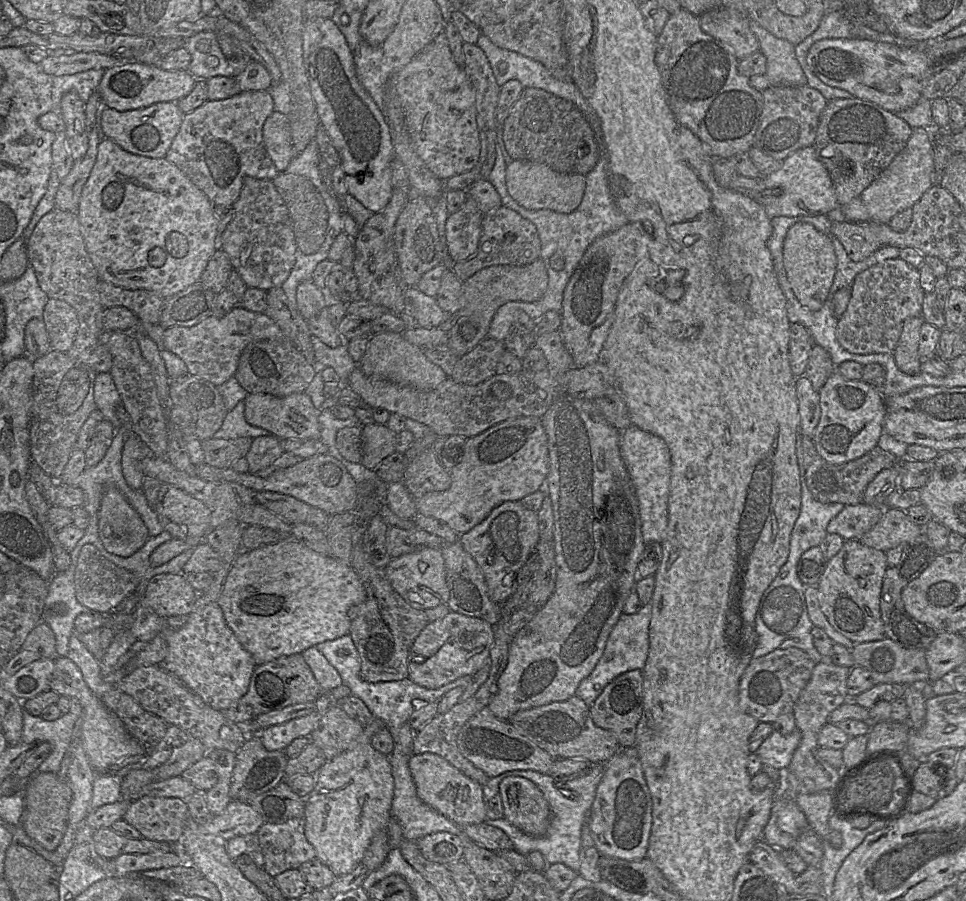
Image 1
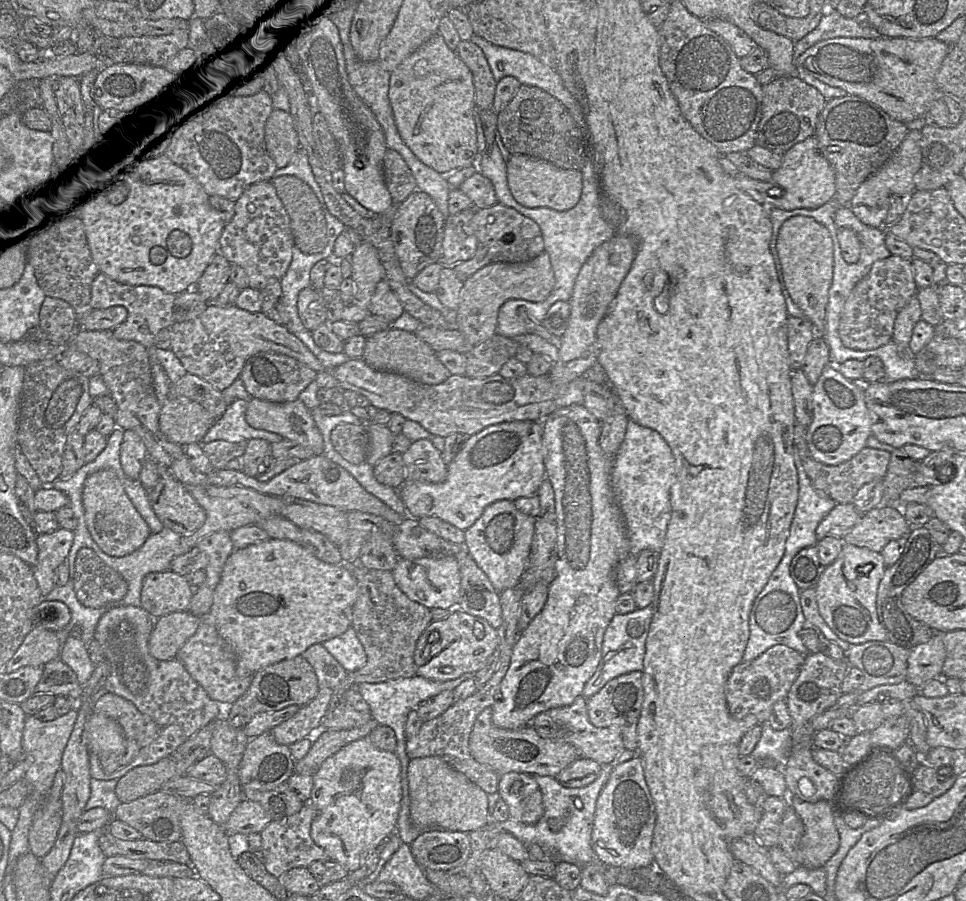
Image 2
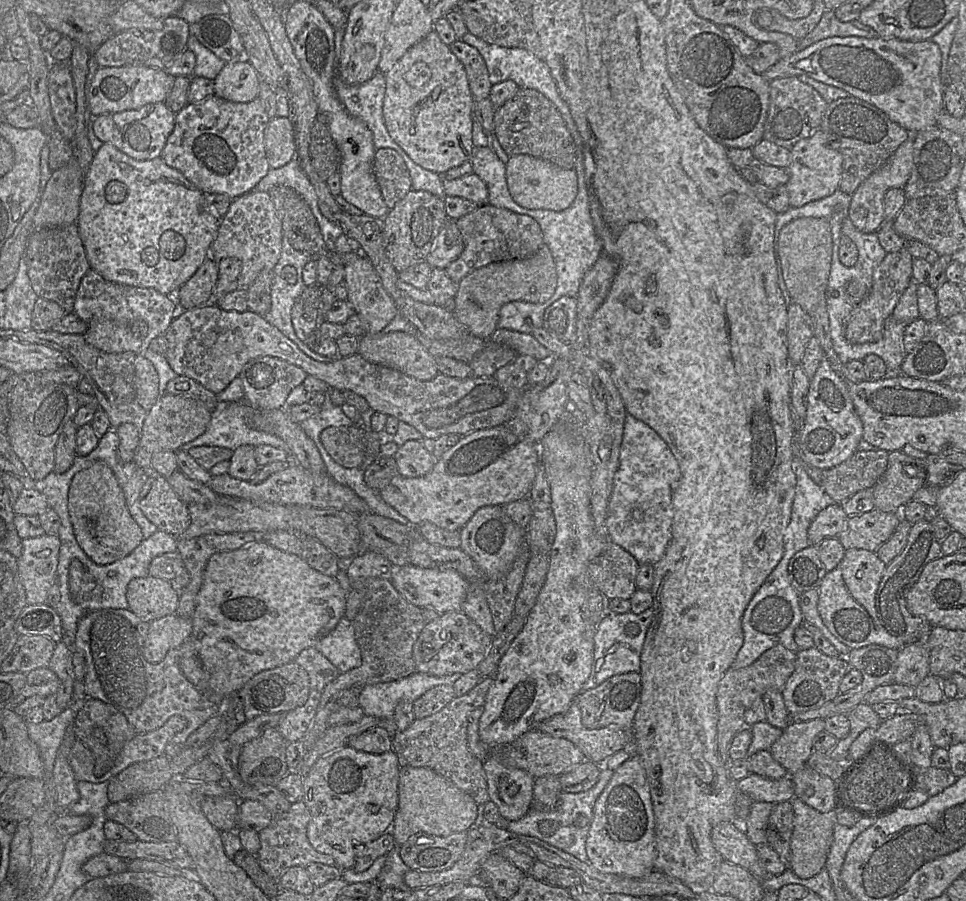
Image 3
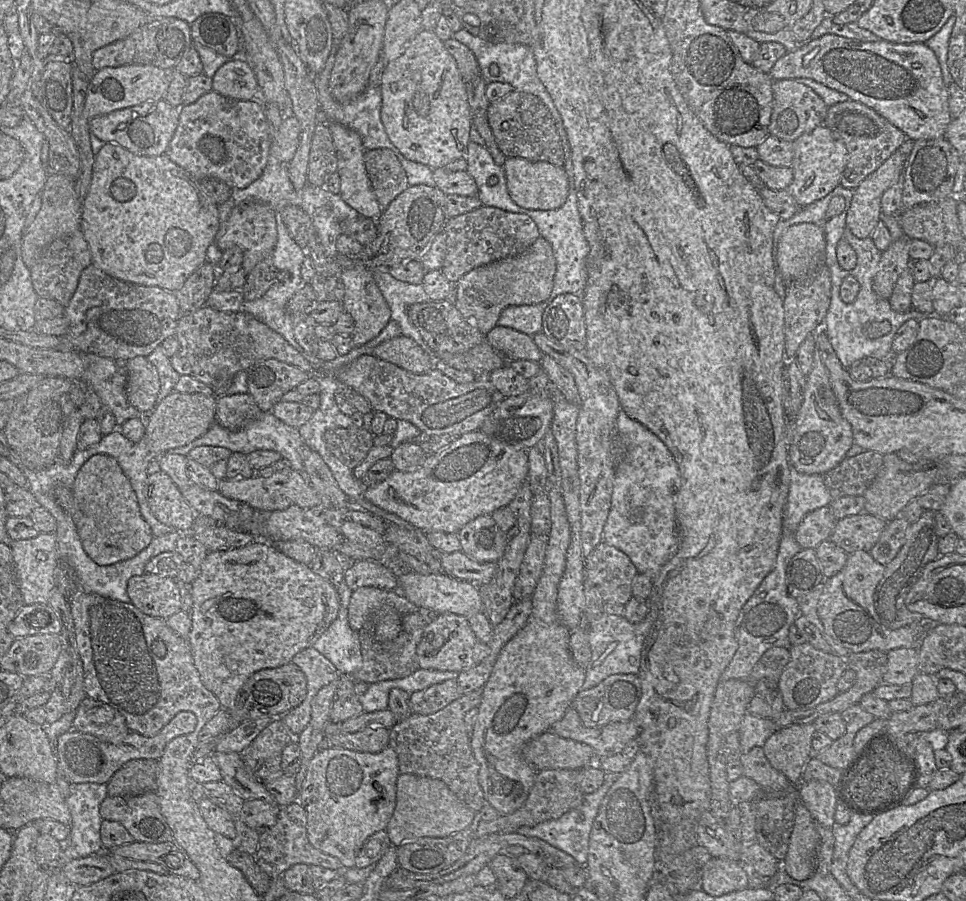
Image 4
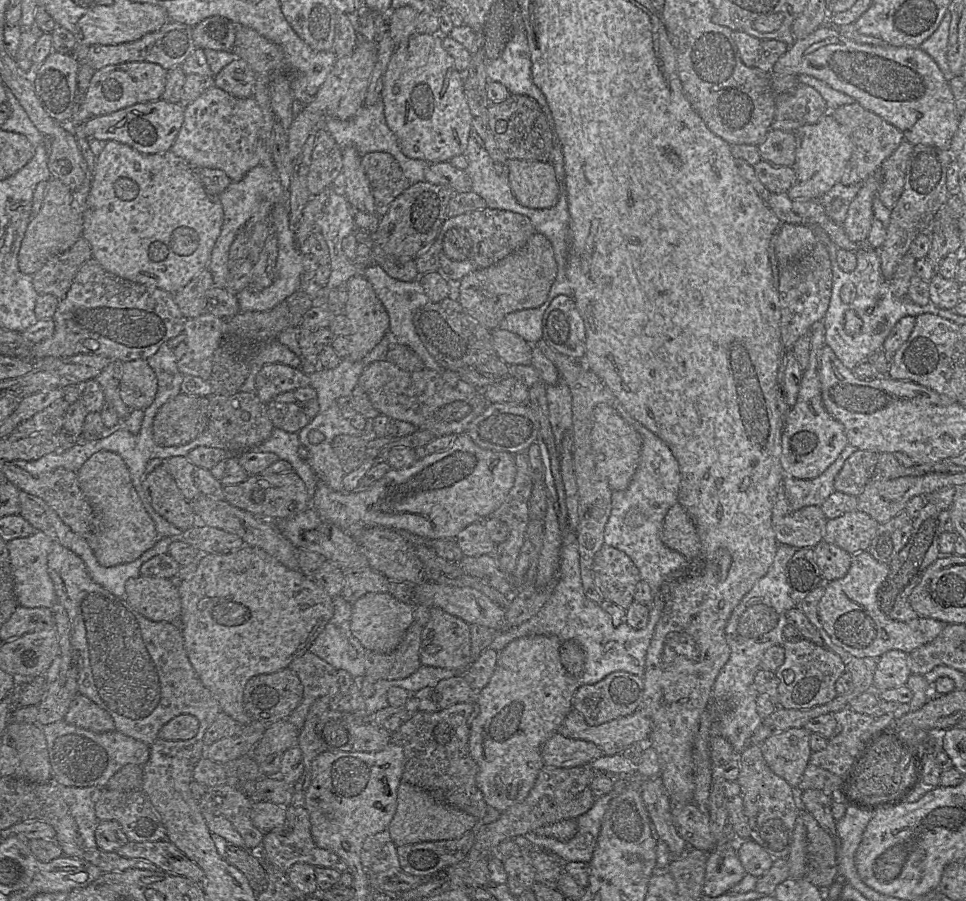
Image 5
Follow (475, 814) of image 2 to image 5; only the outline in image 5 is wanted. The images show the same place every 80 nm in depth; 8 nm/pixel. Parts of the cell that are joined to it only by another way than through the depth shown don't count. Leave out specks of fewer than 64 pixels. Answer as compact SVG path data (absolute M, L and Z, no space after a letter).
M401 781L397 789L397 809L387 830L392 842L399 847L424 841L458 838L472 831L476 822L477 818L474 816L436 799L429 791Z

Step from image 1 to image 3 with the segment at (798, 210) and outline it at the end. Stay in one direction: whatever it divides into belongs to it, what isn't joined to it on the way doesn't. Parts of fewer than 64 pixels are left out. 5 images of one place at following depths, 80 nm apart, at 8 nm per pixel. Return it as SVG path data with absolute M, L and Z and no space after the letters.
M821 128L793 145L790 149L790 164L787 167L789 180L785 184L790 207L802 207L832 195L839 189L842 164L842 155L829 146L827 135Z

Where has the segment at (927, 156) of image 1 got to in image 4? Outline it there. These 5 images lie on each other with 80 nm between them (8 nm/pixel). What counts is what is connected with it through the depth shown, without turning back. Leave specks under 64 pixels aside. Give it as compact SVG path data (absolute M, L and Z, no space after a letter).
M896 150L854 190L846 227L860 239L872 235L881 219L883 193L903 175L908 156Z

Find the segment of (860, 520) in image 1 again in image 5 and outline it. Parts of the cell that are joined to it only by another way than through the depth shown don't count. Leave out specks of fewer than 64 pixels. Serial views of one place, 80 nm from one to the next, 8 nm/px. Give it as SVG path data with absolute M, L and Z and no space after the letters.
M783 486L778 490L771 520L777 542L797 549L814 548L822 541L828 521L821 506L793 510Z

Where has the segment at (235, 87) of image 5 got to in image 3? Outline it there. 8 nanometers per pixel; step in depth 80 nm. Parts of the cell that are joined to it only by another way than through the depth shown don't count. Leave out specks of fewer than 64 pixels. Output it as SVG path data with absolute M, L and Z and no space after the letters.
M244 56L229 62L214 79L215 94L225 100L246 103L259 97L262 80Z

